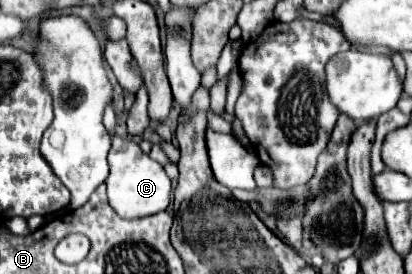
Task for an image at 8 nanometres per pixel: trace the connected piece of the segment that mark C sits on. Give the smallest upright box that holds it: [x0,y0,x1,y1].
[105,134,171,218]

